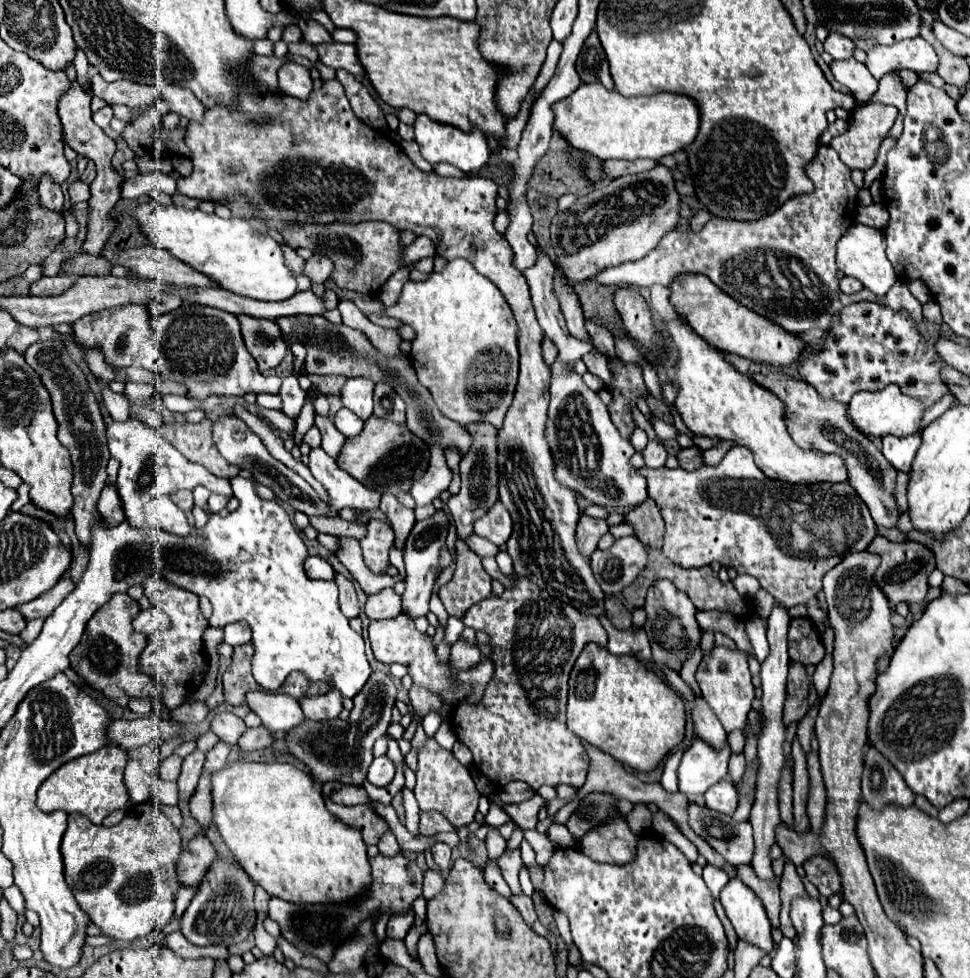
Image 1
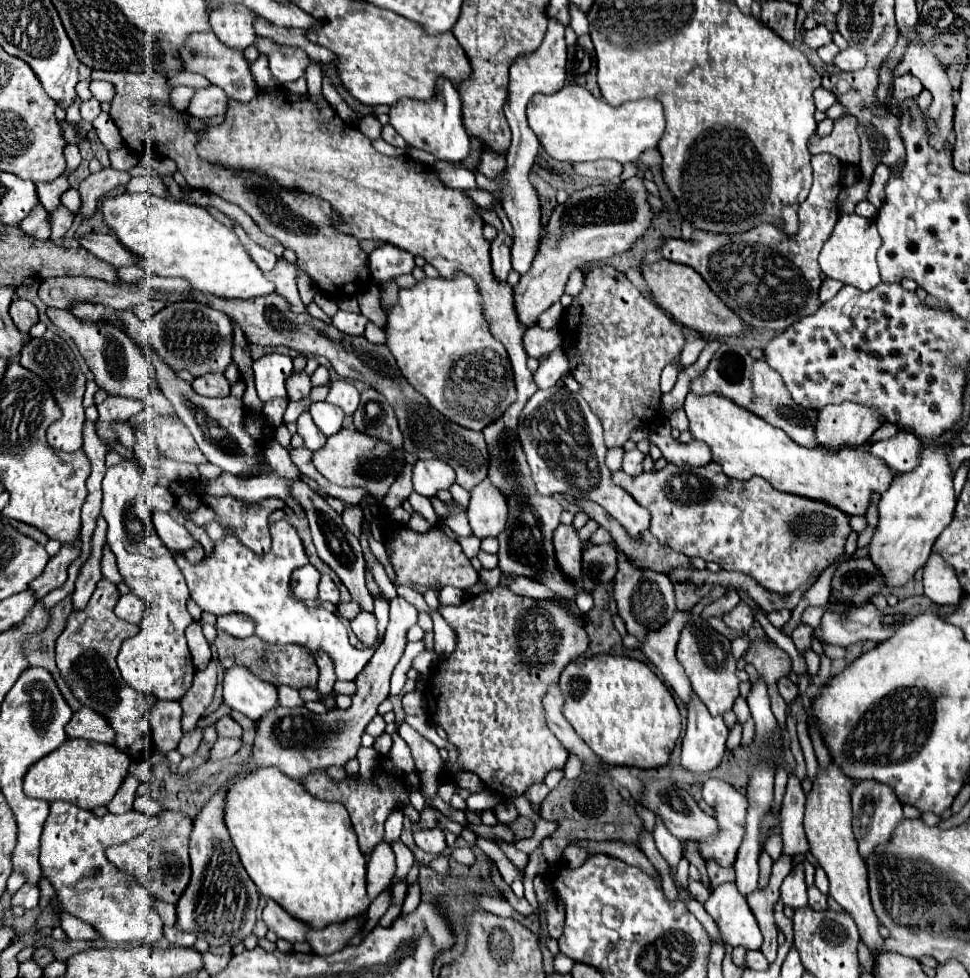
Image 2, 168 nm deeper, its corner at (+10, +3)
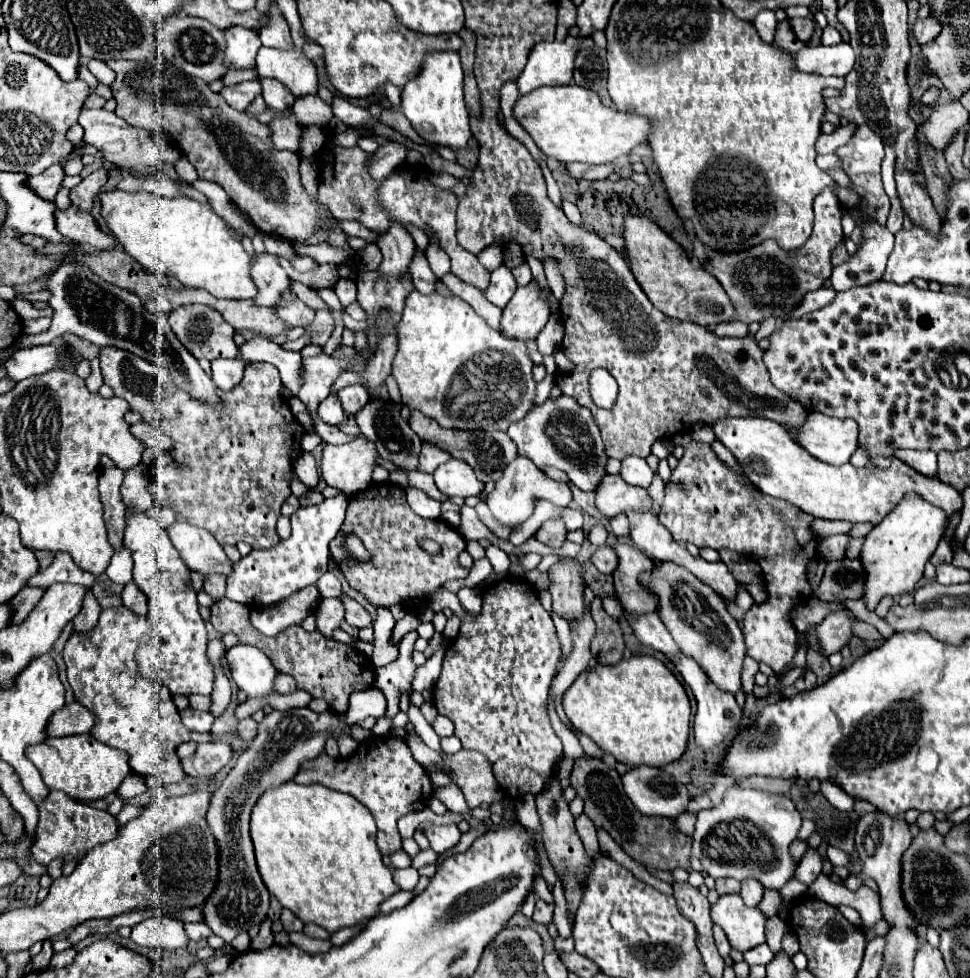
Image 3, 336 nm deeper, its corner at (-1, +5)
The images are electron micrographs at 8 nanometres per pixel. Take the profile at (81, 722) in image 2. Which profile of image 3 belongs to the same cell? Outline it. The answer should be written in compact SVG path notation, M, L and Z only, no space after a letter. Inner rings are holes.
M72 703L60 709L56 715L52 715L52 727L48 727L48 731L52 731L52 737L68 737L68 735L90 733L94 725L96 725L96 715L88 707Z

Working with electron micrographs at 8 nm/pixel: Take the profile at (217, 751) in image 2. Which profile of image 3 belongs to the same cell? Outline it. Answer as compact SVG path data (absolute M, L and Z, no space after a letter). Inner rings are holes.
M200 743L194 759L182 761L182 769L186 775L206 779L216 775L232 759L232 753L232 745L228 743Z

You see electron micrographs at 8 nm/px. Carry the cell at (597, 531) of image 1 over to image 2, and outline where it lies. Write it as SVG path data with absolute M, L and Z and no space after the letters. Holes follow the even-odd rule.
M559 525L553 533L553 545L561 573L573 581L581 581L581 539L577 537L577 529L573 525Z

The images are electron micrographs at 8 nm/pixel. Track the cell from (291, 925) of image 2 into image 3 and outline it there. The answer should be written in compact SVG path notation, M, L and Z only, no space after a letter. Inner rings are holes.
M282 909L280 921L282 921L282 925L284 925L284 929L286 929L288 933L292 933L292 931L302 931L302 929L304 929L304 923L302 923L292 911L288 911L288 909Z

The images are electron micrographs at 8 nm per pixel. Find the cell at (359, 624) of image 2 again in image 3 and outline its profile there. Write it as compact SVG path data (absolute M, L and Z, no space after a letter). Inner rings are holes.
M350 599L348 611L346 611L346 623L350 623L356 629L362 629L362 627L370 627L374 623L374 619L362 605L358 605L354 599Z

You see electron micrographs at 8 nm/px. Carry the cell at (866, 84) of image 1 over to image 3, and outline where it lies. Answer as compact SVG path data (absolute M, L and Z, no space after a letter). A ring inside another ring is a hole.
M828 25L822 29L822 45L838 45L840 41L842 41L842 37L834 27Z

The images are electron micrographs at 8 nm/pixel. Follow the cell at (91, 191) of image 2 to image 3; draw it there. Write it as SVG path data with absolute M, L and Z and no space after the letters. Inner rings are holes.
M98 169L98 171L90 173L76 189L70 191L72 203L82 211L90 211L94 205L94 197L100 193L100 189L102 189L102 185L106 185L106 181L108 181L106 169Z

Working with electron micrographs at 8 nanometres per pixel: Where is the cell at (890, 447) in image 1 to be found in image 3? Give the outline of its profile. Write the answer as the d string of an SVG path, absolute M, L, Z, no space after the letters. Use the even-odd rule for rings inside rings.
M896 449L894 455L908 463L922 475L932 477L936 473L936 453L934 451L912 451L912 449Z

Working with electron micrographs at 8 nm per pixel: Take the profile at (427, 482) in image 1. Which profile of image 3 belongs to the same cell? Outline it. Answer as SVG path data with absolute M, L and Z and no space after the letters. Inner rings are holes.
M450 459L434 471L436 487L448 497L470 497L482 491L482 483L476 479L472 467L460 459Z

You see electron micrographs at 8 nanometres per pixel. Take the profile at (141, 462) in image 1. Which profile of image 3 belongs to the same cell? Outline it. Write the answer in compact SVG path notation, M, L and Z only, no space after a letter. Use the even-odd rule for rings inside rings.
M136 507L126 509L124 547L132 553L134 583L150 599L150 631L146 641L136 651L138 671L142 677L158 681L174 695L210 695L212 693L212 667L206 659L206 627L198 611L196 589L190 581L190 569L170 543L166 531L148 511Z

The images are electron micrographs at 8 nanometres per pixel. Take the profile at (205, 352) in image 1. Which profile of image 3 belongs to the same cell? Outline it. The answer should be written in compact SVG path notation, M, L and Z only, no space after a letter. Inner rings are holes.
M182 305L182 307L176 307L168 315L168 323L170 323L174 335L178 337L178 341L196 359L214 361L214 359L220 359L220 357L234 359L238 355L238 347L234 343L234 327L214 307L208 307L208 305Z

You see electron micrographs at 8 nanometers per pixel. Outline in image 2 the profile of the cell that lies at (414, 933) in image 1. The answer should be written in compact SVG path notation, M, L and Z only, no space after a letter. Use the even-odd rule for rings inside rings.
M415 881L407 889L407 897L405 897L405 903L403 903L403 911L413 911L419 905L419 899L421 899L421 887L419 887L419 881Z

